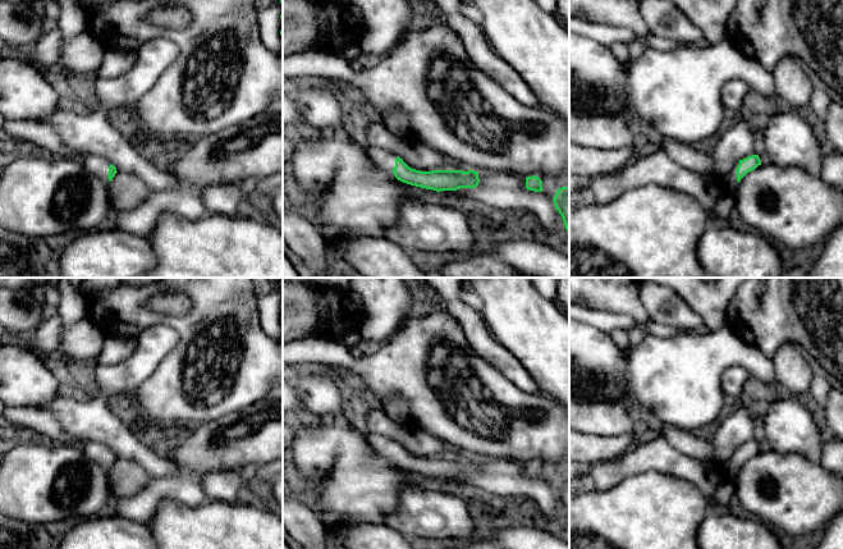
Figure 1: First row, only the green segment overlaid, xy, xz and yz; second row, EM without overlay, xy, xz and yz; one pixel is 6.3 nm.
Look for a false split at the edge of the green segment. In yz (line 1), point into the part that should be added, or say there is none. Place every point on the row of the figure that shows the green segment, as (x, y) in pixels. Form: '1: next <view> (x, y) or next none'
1: next yz (729, 181)

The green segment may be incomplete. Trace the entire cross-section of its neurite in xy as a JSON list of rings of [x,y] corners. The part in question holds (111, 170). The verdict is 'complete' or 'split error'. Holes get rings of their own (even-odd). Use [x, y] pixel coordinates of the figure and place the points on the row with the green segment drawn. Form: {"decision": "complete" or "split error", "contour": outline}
{"decision": "split error", "contour": [[[87,155],[82,161],[88,174],[97,177],[106,187],[110,187],[110,182],[118,173],[114,165],[95,155]]]}

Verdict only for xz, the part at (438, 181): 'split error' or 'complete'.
split error

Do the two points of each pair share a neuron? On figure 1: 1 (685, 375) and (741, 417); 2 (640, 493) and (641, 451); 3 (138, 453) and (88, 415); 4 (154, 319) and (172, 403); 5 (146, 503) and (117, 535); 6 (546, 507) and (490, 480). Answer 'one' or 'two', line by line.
1: two
2: two
3: one
4: one
5: two
6: one

